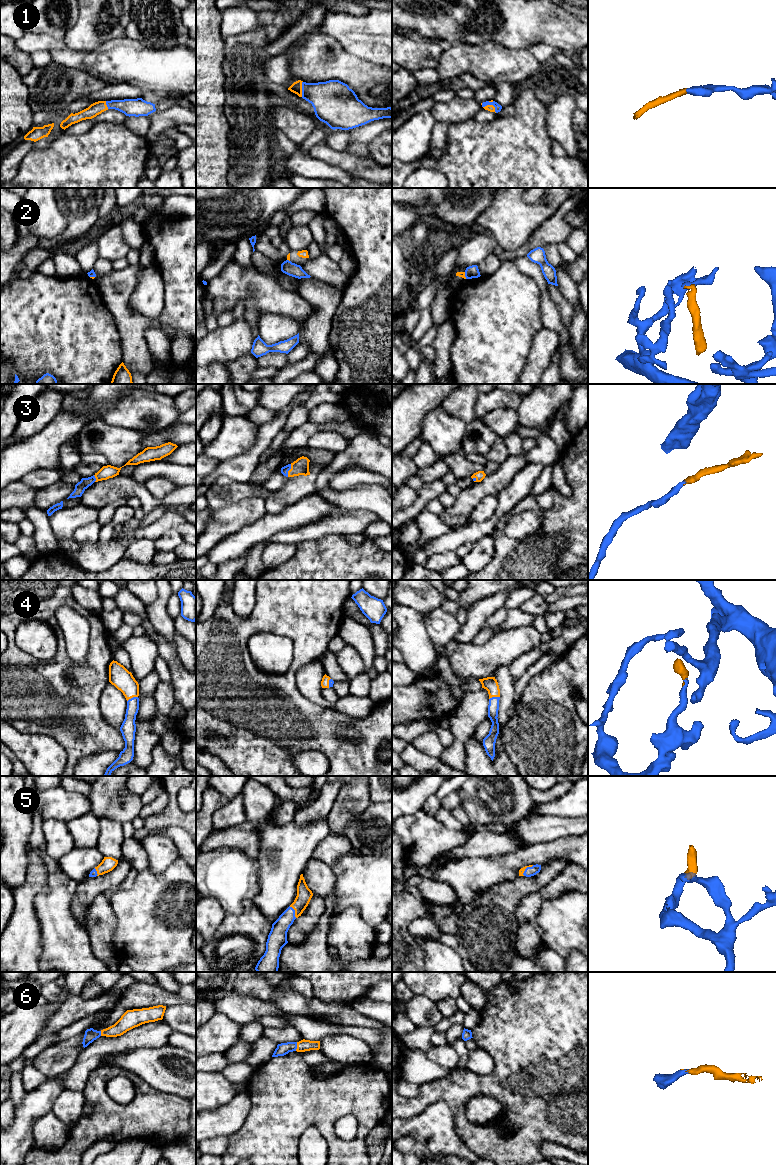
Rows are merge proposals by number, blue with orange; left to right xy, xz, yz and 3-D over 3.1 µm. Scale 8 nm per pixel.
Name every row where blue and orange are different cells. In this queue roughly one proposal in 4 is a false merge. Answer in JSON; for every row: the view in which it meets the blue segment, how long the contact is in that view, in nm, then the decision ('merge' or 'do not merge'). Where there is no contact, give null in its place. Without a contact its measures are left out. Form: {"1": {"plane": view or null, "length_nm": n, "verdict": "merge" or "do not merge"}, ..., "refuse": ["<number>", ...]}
{"1": {"plane": "yz", "length_nm": 120, "verdict": "merge"}, "2": {"plane": "yz", "length_nm": 60, "verdict": "do not merge"}, "3": {"plane": "xz", "length_nm": 110, "verdict": "merge"}, "4": {"plane": "xy", "length_nm": 100, "verdict": "merge"}, "5": {"plane": "xz", "length_nm": 110, "verdict": "merge"}, "6": {"plane": "xz", "length_nm": 70, "verdict": "merge"}, "refuse": ["2"]}

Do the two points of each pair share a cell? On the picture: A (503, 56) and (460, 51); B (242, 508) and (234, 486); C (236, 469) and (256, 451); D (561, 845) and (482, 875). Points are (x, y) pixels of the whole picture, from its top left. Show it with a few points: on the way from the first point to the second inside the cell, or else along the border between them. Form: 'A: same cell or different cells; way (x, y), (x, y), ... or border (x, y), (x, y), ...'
A: same cell; way (492, 56), (471, 56)
B: different cells; border (238, 502), (215, 508)
C: same cell; way (241, 466), (251, 456)
D: same cell; way (541, 853), (517, 859), (505, 868), (502, 868)

